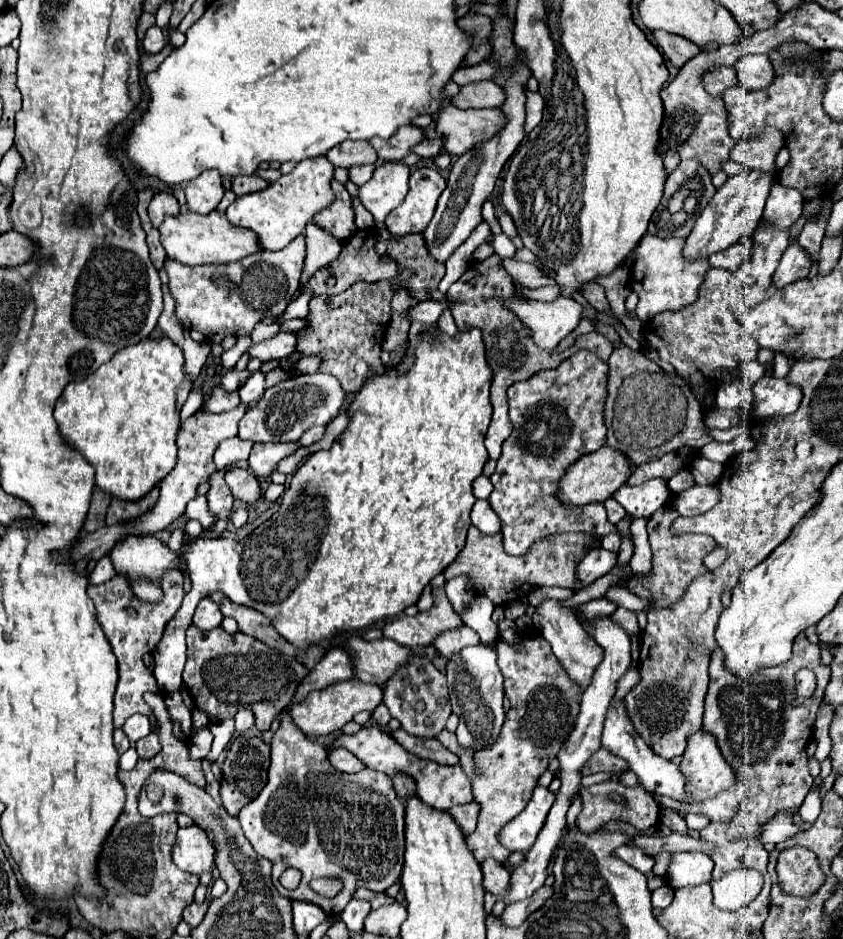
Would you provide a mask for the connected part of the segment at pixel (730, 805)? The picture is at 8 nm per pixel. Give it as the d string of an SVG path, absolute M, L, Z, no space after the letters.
M739 777L739 785L735 785L735 787L727 789L727 791L719 793L715 799L707 799L707 801L699 801L699 803L685 803L685 805L683 805L683 803L677 803L677 801L673 801L673 799L669 799L669 797L657 795L657 793L651 793L651 797L653 797L657 803L661 803L661 805L671 805L671 809L677 811L679 815L685 815L685 813L701 813L701 815L709 817L709 821L713 821L713 823L723 823L723 821L731 821L731 817L735 817L735 813L739 811L735 791L737 791L737 787L741 787L741 785L743 785L743 779Z

